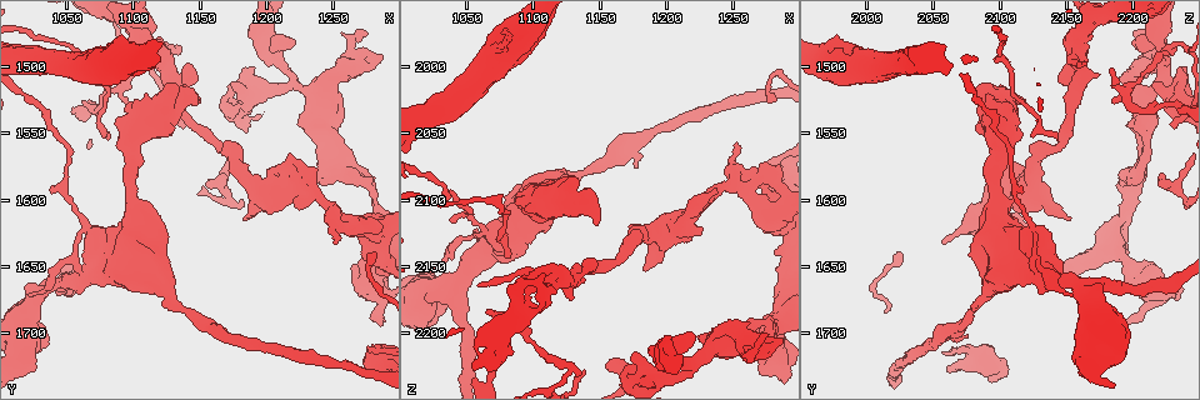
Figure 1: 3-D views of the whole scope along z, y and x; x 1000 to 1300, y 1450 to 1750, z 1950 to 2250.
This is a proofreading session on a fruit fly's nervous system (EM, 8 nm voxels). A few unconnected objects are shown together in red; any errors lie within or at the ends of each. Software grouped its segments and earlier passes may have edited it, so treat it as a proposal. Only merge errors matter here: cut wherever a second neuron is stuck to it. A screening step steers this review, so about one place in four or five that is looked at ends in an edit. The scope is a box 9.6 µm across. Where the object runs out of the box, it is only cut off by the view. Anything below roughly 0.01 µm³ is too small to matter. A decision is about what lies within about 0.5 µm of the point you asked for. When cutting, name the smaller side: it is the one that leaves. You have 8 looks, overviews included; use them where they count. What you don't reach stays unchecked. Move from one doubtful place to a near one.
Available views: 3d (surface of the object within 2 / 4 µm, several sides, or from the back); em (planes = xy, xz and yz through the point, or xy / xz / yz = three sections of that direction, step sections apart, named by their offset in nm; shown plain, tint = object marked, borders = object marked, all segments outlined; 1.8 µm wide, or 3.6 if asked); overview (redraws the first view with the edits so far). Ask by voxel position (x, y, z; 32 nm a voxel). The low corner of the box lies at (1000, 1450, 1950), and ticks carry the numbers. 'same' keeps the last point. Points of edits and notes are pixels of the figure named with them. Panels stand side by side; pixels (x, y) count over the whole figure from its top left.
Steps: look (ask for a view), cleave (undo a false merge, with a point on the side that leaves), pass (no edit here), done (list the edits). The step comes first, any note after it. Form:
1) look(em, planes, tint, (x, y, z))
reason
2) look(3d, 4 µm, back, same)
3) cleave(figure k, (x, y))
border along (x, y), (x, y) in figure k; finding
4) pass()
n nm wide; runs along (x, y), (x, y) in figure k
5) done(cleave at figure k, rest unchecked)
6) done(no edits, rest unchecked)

look(em, planes, tint, (1128, 1484, 2226))
abrupt turn

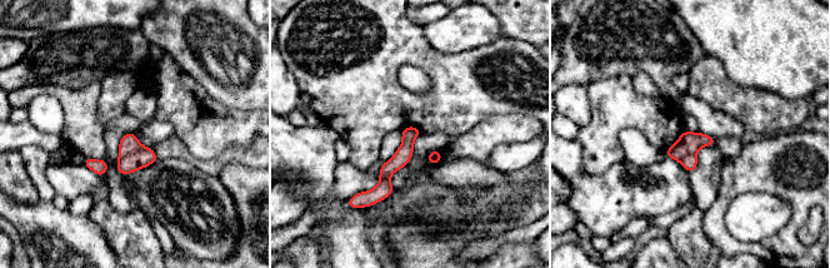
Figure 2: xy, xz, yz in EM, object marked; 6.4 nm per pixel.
cleave(figure 2, (129, 144))
border along (144, 147), (120, 158) in figure 2; two neurons meet here

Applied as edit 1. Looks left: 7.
look(overview)

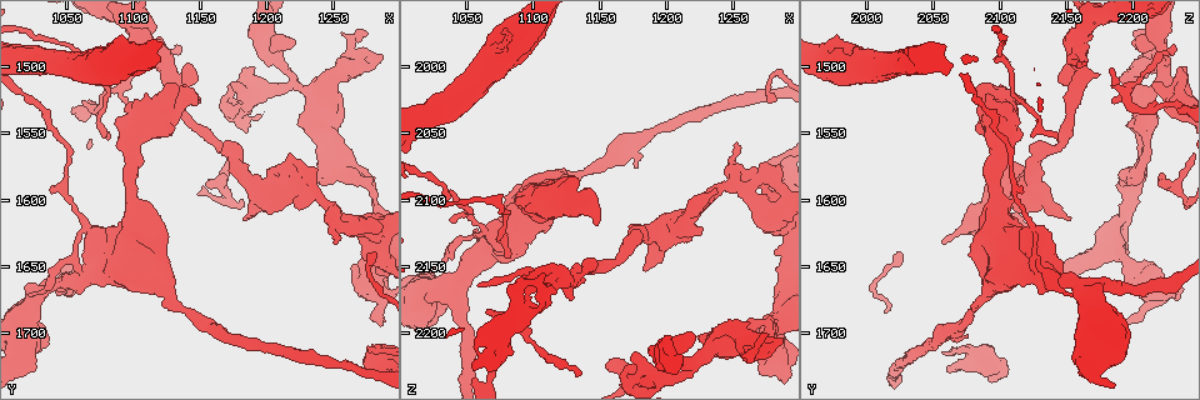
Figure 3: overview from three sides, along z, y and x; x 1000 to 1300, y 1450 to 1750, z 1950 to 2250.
look(em, planes, borders, (1220, 1512, 2224))
three arms meet

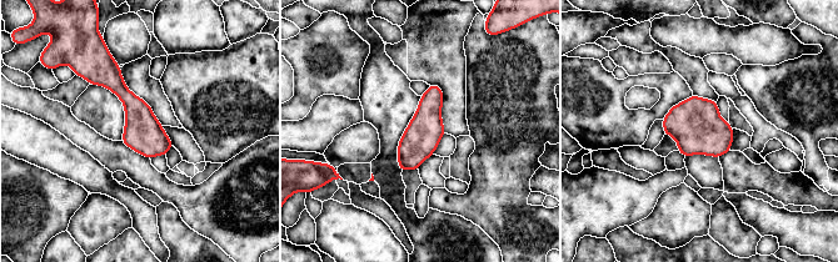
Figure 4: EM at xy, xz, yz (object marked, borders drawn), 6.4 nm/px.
pass()
runs along (101, 69), (163, 151) in figure 4; one neuron here

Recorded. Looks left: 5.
look(em, planes, tint, (1108, 1486, 2158))
touches itself

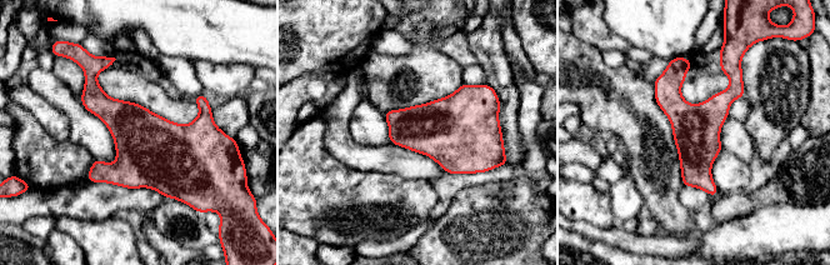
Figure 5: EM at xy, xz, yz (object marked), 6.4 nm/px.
pass()
runs along (724, 60), (734, 90), (703, 123), (713, 193) in figure 5; one neuron here

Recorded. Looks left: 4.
done(cleave at figure 2, rest unchecked)

